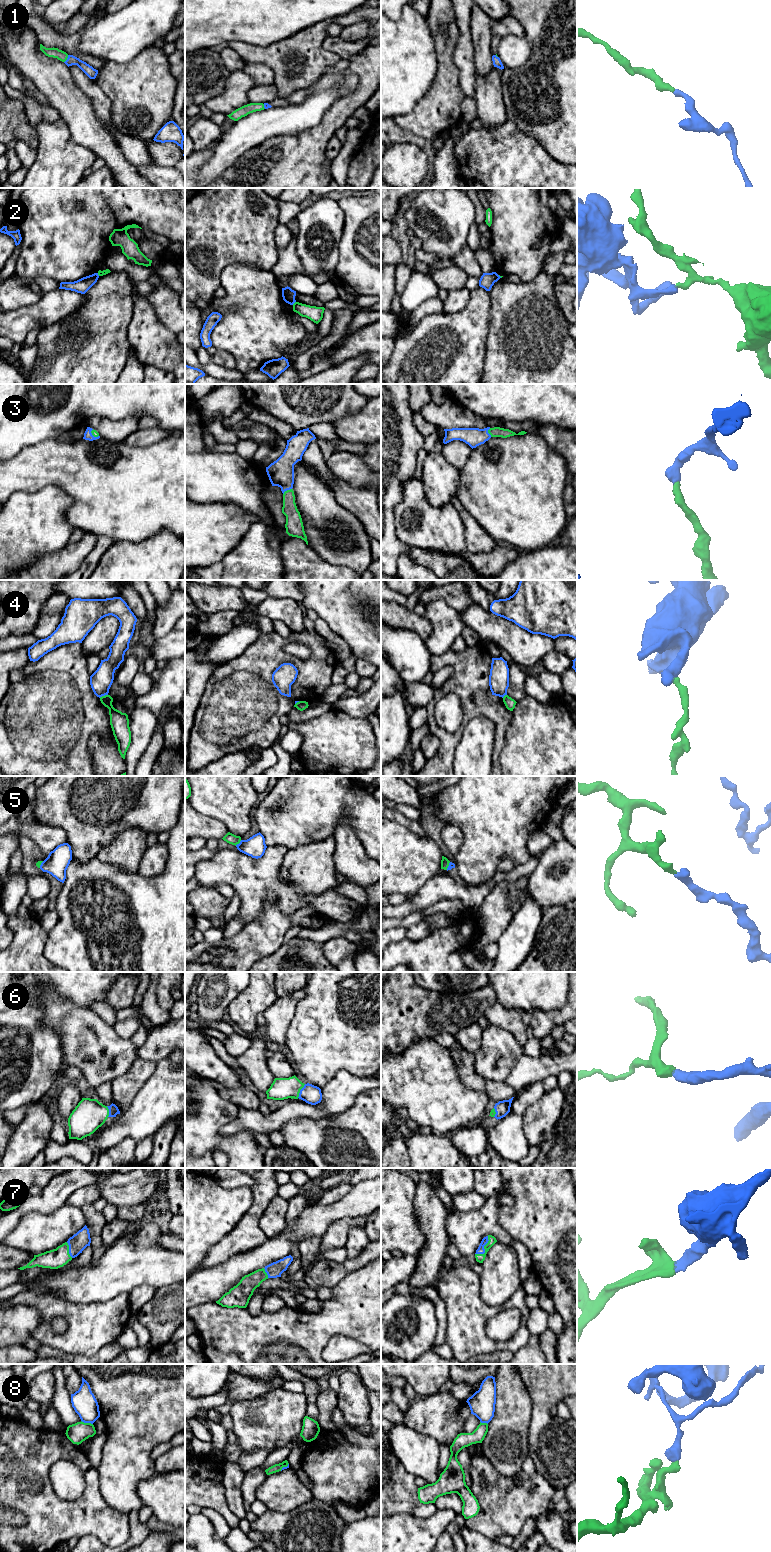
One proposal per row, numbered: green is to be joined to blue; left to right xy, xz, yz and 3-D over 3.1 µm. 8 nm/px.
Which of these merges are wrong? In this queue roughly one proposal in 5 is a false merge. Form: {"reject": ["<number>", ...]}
{"reject": ["2", "4", "8"]}

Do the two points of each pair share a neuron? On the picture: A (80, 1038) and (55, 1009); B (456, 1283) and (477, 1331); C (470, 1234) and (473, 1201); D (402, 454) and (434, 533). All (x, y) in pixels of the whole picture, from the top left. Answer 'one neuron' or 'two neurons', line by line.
A: one neuron
B: one neuron
C: two neurons
D: two neurons

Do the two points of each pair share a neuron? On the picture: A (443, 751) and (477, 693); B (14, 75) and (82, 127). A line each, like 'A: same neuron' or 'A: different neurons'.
A: same neuron
B: different neurons

